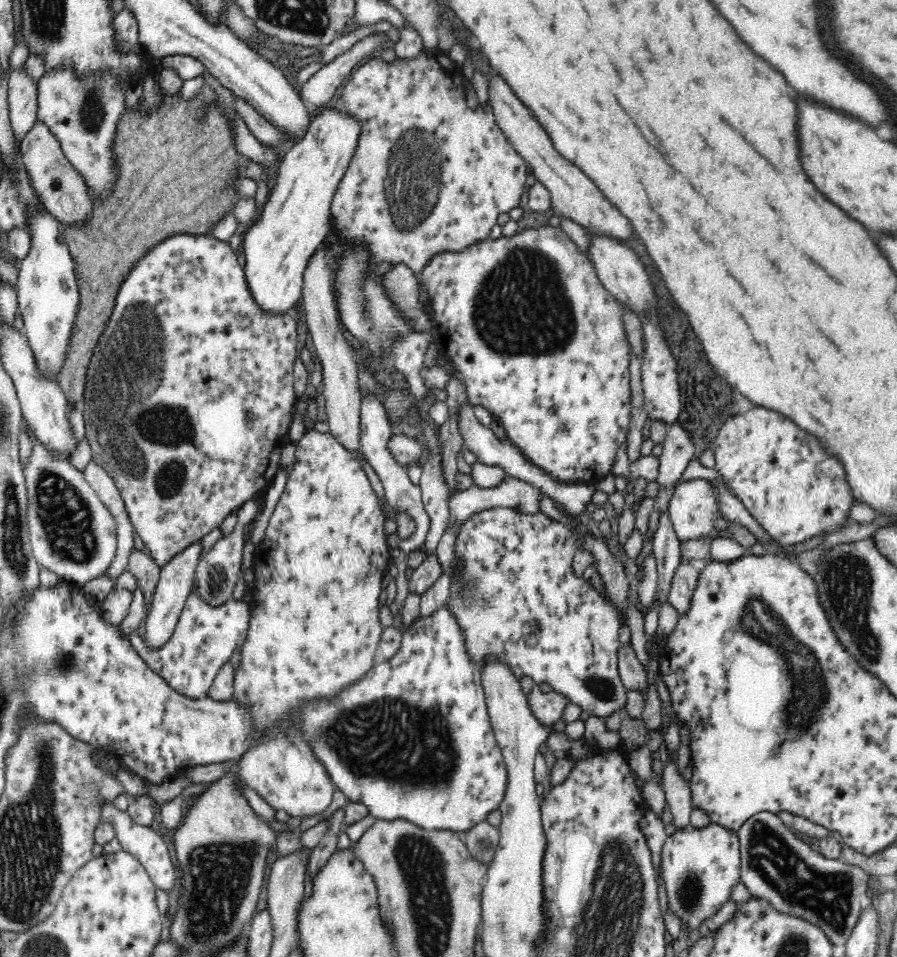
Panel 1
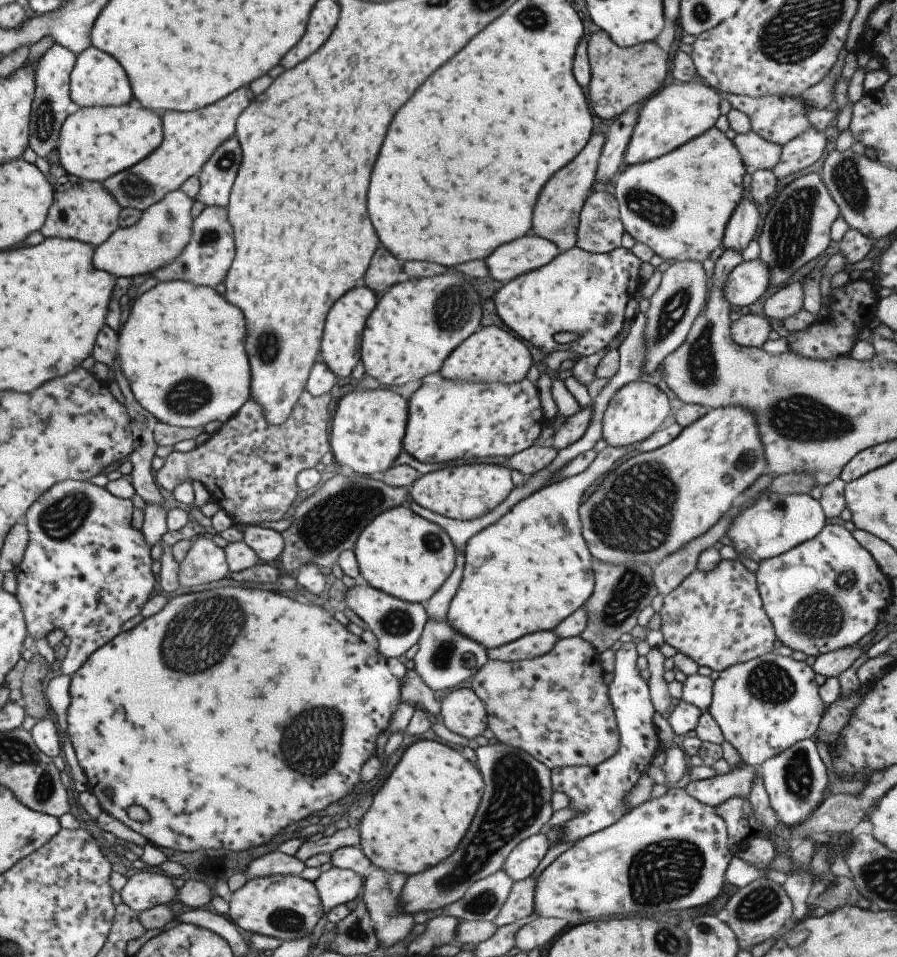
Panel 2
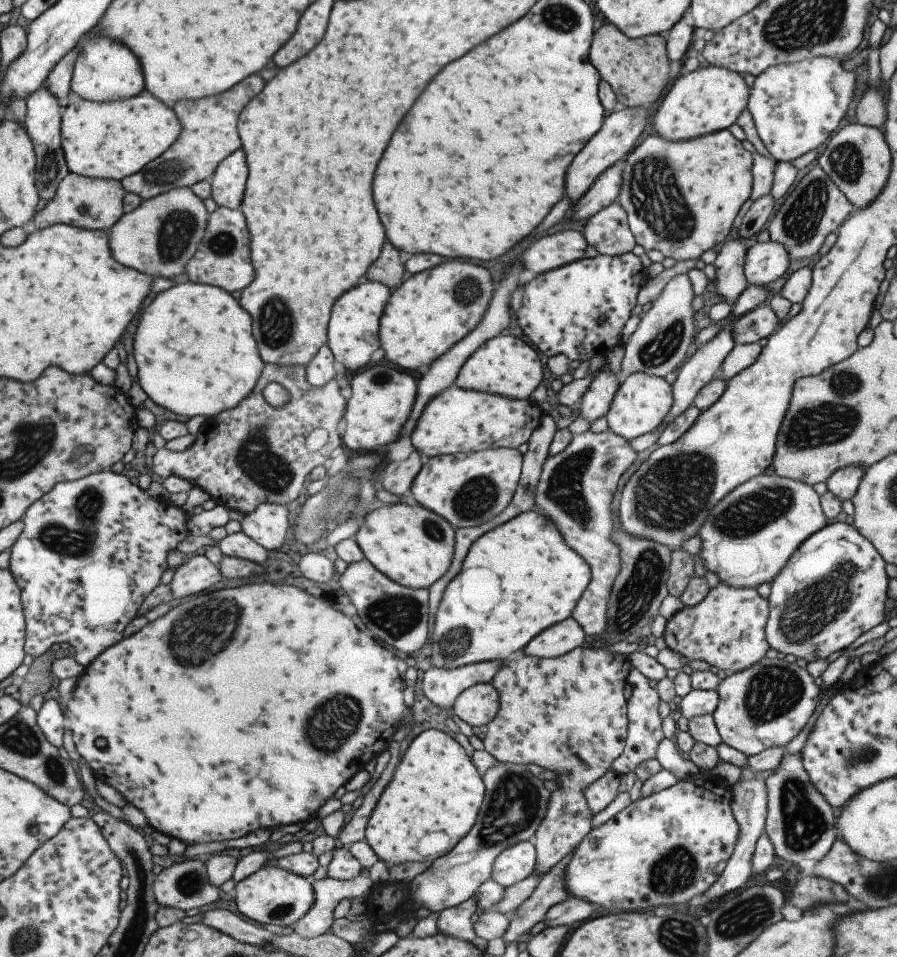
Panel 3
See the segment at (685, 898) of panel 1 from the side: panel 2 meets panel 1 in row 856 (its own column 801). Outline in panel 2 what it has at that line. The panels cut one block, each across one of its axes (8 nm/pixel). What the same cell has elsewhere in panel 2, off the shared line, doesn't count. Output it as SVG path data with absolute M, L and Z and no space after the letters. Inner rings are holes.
M776 651L767 653L744 663L737 663L719 671L712 682L710 705L705 709L720 728L723 740L733 746L740 760L758 769L768 758L774 757L788 746L806 739L813 739L825 704L817 695L818 685L813 680L815 673L803 661L796 661Z

